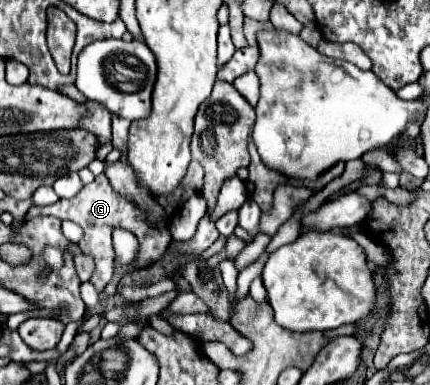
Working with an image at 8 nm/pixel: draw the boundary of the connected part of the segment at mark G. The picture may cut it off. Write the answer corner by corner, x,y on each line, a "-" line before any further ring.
105,174
95,176
95,180
91,184
85,184
83,190
71,200
59,200
51,206
33,206
29,210
29,216
45,216
45,214
53,214
59,220
71,220
83,228
83,238
79,242
79,248
83,254
89,254
95,260
95,274
92,275
90,282
97,292
101,292
113,276
113,246
111,246
113,228
121,226
125,230
131,230
143,244
143,258
145,258
145,232
155,232
155,226
147,222
147,214
137,204
113,192

